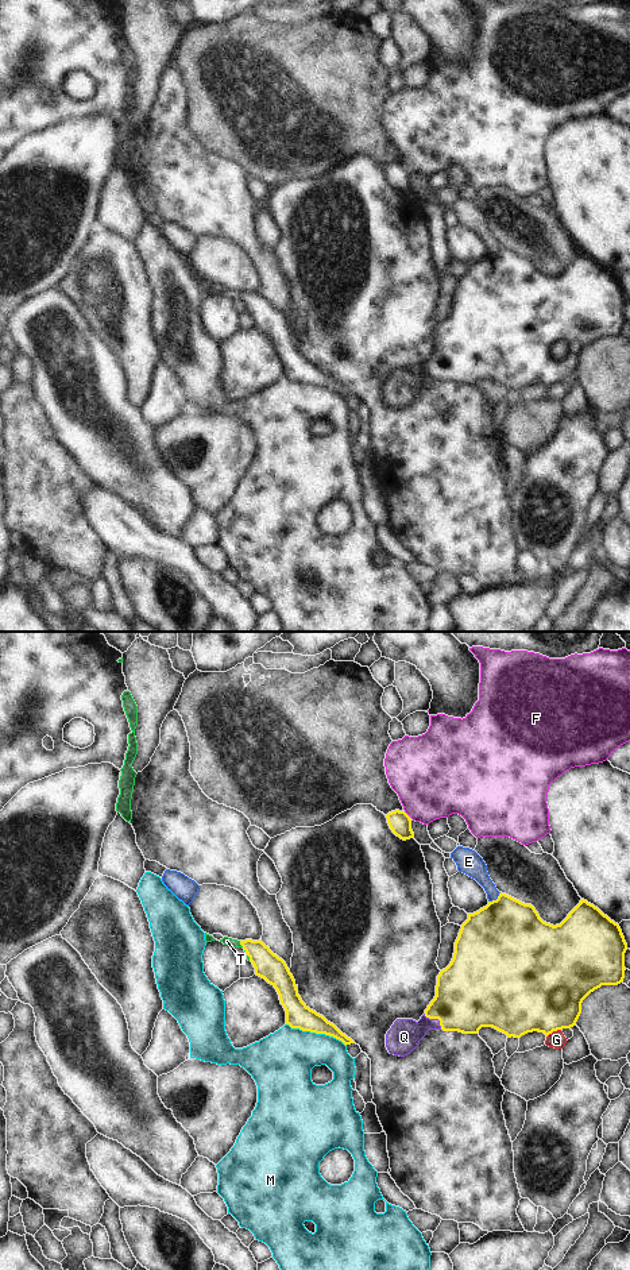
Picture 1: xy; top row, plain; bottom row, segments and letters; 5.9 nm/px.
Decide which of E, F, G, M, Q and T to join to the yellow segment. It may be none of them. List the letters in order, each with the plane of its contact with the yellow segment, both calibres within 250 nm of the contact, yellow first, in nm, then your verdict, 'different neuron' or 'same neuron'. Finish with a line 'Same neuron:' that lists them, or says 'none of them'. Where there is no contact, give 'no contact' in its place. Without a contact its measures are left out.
E: xy | 480/130 nm | different neuron
F: xy | 140/440 nm | different neuron
G: xy | 500/100 nm | different neuron
M: xy | 150/340 nm | different neuron
Q: xy | 420/190 nm | same neuron
T: xy | 160/50 nm | same neuron
Same neuron: Q, T

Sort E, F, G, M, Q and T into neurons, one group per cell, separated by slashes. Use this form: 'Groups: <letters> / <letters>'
Groups: E / F / G / M / Q T

